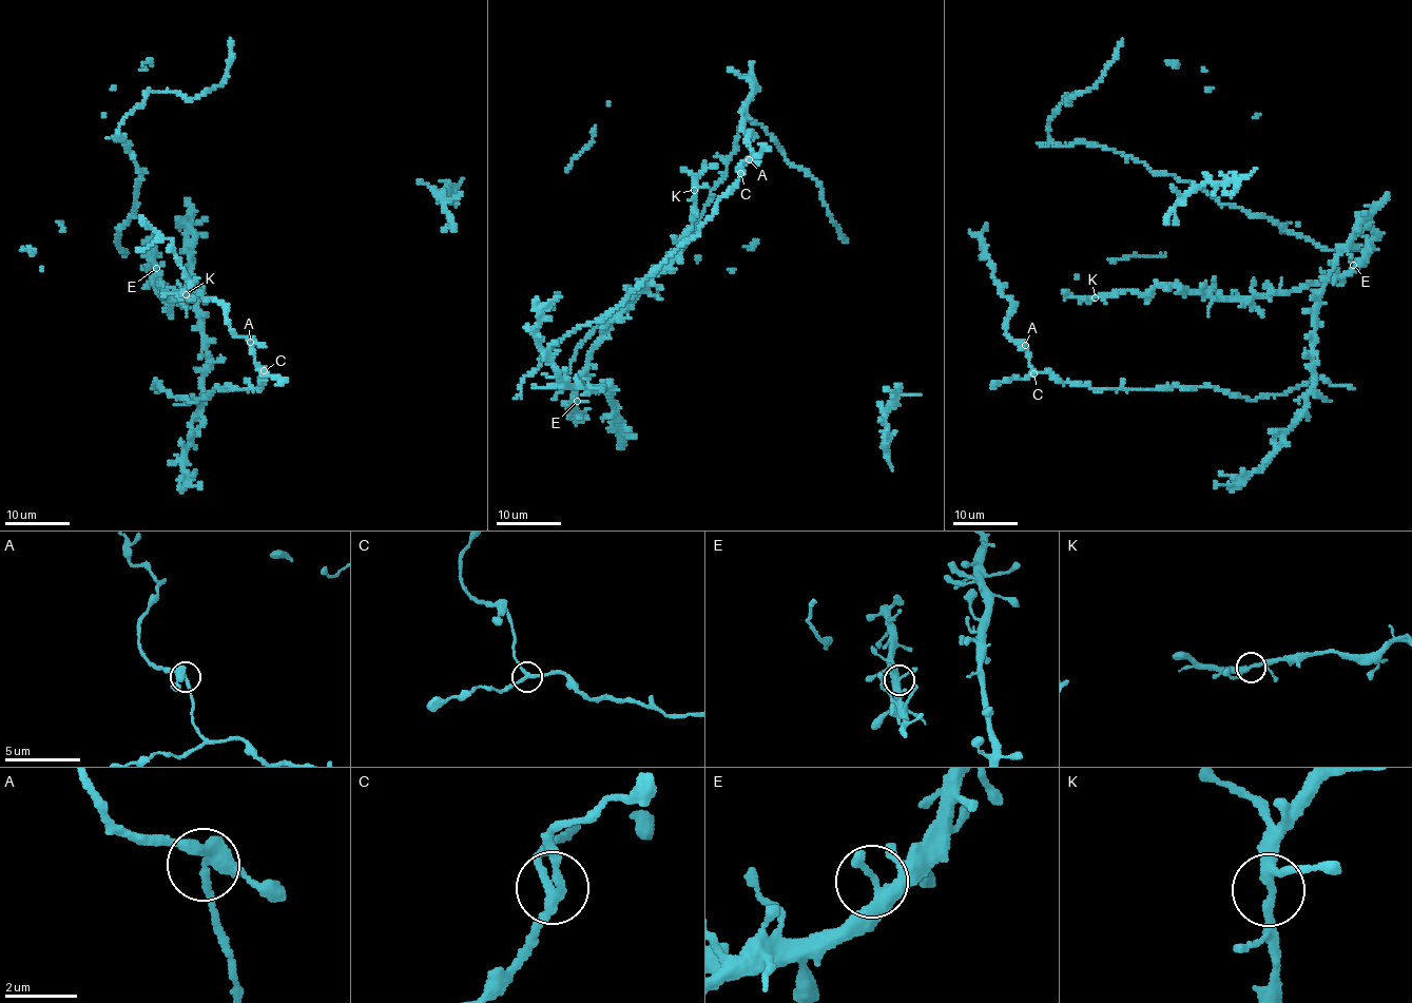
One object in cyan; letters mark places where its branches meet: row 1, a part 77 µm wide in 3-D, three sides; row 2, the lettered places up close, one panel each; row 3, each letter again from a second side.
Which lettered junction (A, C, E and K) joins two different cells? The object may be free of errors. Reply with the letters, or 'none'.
none

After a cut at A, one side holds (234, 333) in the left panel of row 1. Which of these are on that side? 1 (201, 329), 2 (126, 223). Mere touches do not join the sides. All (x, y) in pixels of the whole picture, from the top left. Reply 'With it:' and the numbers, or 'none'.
With it: none

